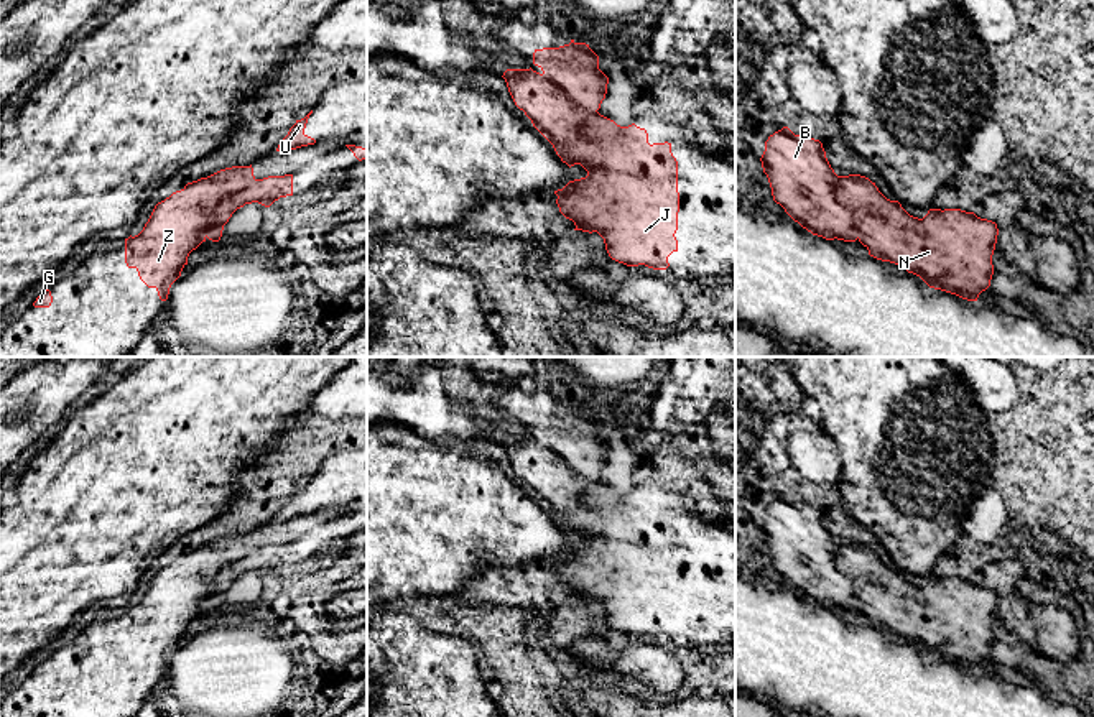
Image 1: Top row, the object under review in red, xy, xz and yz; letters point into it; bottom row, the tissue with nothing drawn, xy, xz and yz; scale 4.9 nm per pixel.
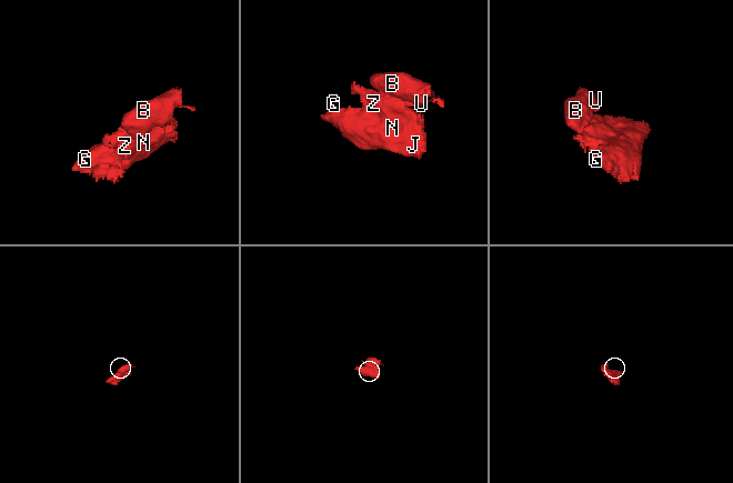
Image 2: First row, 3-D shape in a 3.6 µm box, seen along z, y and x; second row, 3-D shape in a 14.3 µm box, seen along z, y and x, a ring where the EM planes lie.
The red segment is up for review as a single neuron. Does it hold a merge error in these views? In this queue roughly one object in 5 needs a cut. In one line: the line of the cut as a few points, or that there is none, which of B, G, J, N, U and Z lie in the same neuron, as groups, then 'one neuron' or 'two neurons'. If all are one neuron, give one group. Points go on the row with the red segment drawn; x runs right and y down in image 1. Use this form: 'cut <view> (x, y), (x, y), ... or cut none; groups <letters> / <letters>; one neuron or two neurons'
cut xy (255, 180), (216, 209), (214, 222), (201, 240); groups B U / G J N Z; two neurons

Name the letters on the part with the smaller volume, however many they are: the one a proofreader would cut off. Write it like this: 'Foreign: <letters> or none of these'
Foreign: B, U

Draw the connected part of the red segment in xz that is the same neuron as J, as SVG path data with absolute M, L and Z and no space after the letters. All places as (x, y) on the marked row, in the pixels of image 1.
M507 69L502 76L515 105L553 145L569 168L581 164L587 176L554 191L559 212L574 222L574 230L597 232L609 257L627 266L645 265L666 270L668 257L678 252L679 192L678 161L671 143L648 143L645 128L620 127L614 120L589 112L572 102L553 81L530 69Z

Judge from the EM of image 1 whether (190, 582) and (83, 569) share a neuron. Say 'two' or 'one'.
two

